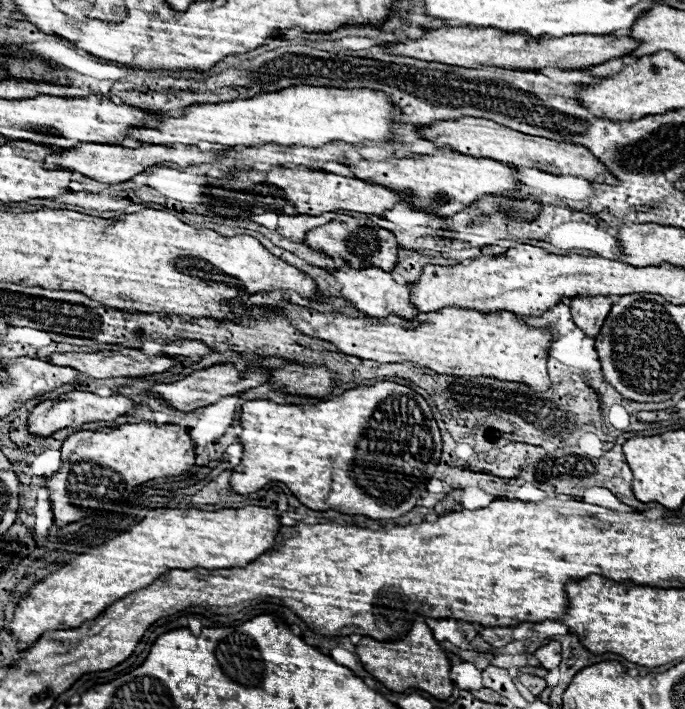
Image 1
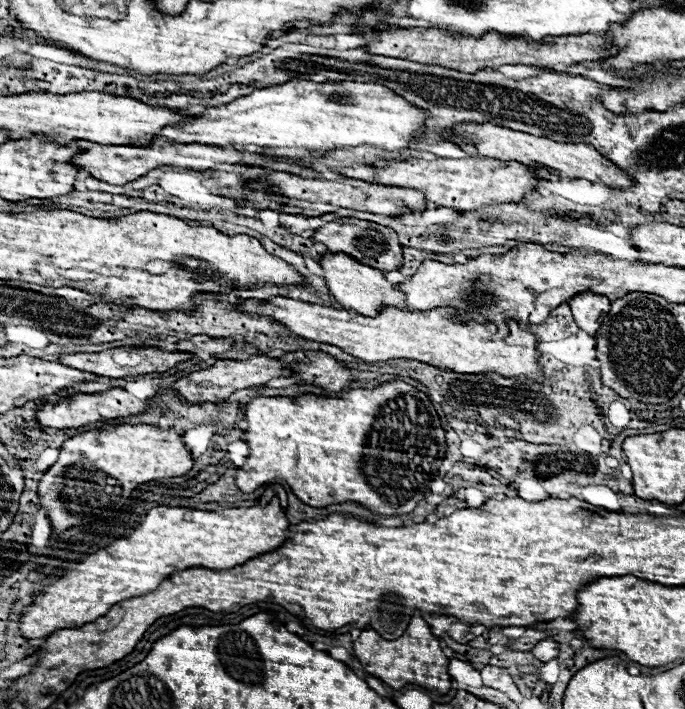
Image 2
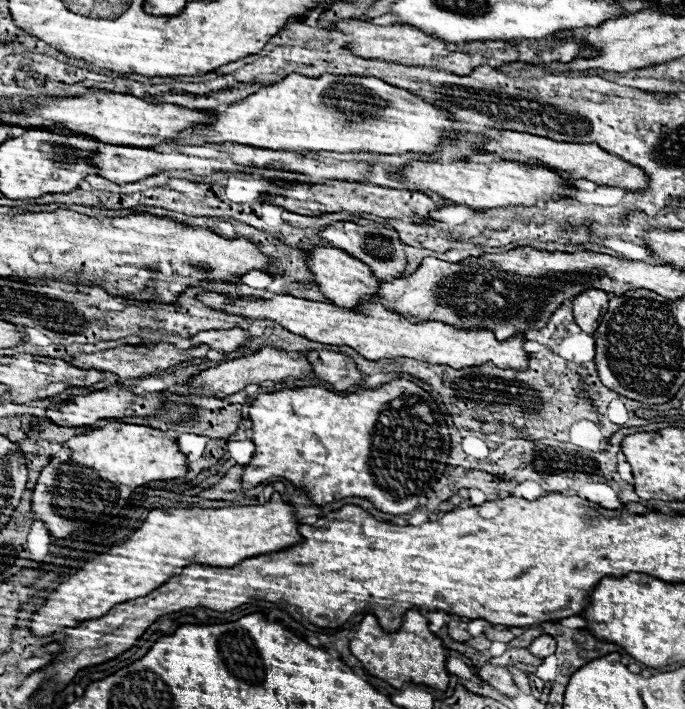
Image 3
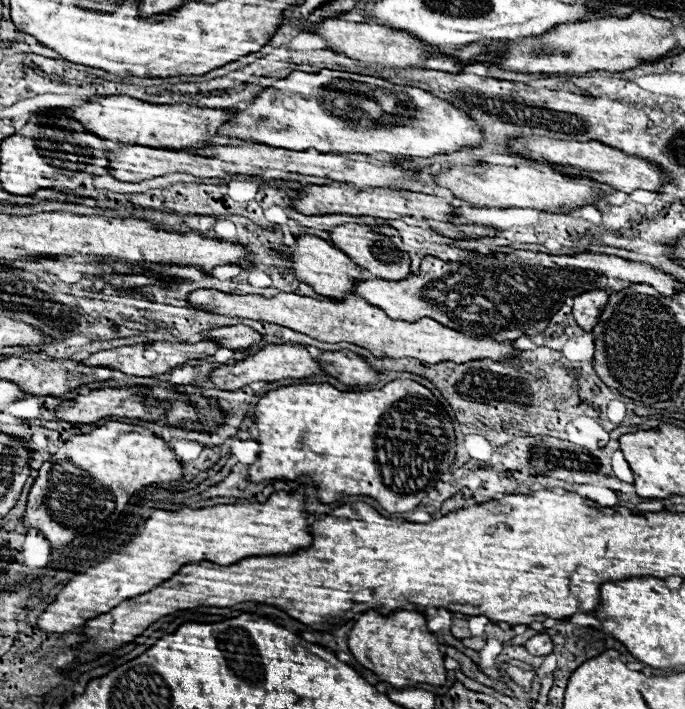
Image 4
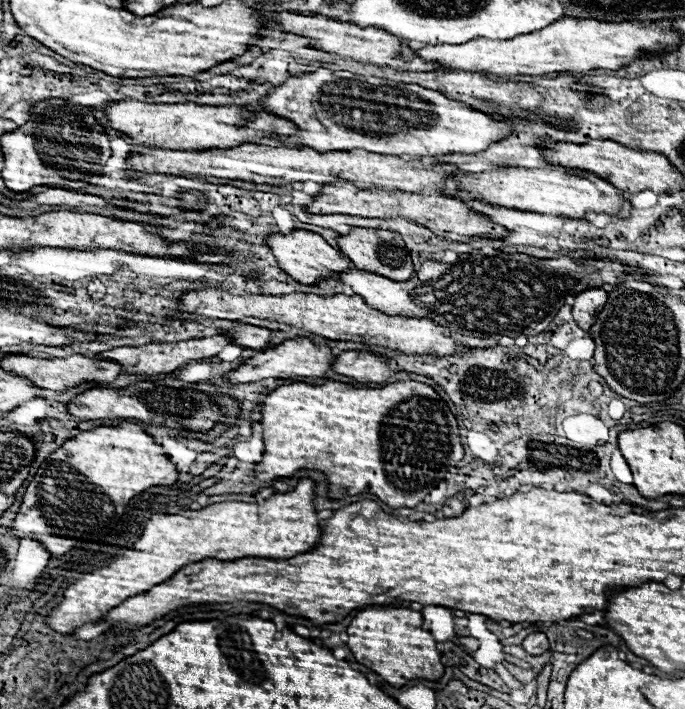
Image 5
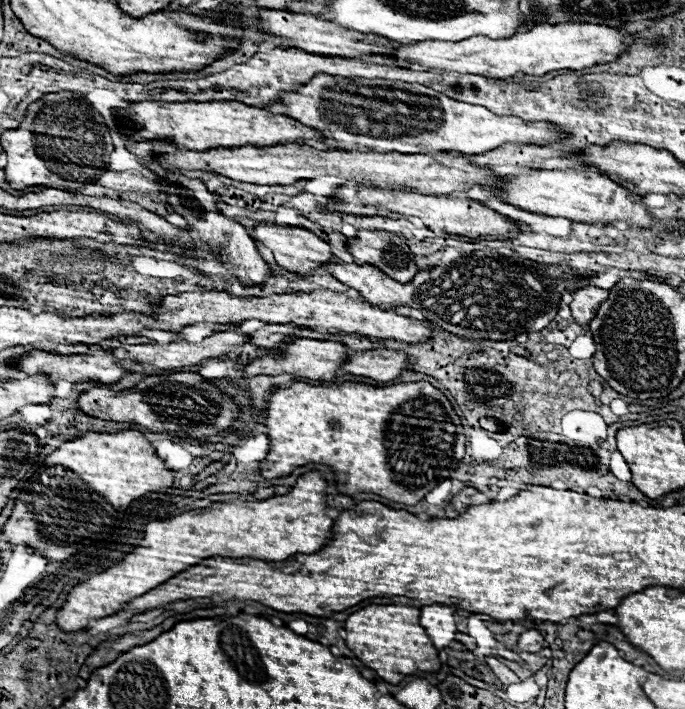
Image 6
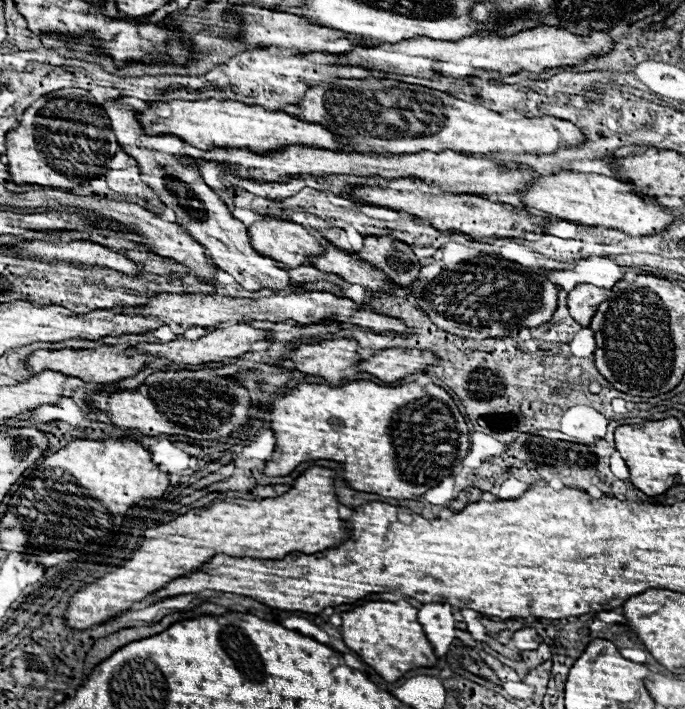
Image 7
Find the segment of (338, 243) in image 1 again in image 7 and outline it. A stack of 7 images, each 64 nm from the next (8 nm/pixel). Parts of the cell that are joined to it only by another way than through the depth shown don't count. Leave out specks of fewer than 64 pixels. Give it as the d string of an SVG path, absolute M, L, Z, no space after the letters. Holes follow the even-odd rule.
M364 236L364 246L356 256L358 260L380 268L390 280L404 288L410 286L420 272L420 264L412 248L404 242L400 244L394 236Z

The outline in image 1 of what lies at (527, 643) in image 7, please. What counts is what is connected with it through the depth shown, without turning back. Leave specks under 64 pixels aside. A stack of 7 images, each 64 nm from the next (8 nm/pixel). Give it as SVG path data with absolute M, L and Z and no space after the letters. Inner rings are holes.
M554 640L548 642L544 648L536 650L534 654L540 660L542 668L546 668L546 670L552 670L552 668L558 668L560 666L560 644L554 642Z

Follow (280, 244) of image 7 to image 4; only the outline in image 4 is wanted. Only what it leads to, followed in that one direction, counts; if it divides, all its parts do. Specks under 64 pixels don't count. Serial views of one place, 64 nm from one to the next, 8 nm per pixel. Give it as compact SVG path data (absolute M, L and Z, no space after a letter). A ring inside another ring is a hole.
M300 236L300 238L296 238L296 248L288 248L288 250L292 250L290 258L292 258L298 280L306 282L322 296L328 296L334 300L344 300L350 294L356 294L358 282L366 280L364 268L354 264L344 252L340 252L336 246L330 246L328 242L324 242L318 236Z

